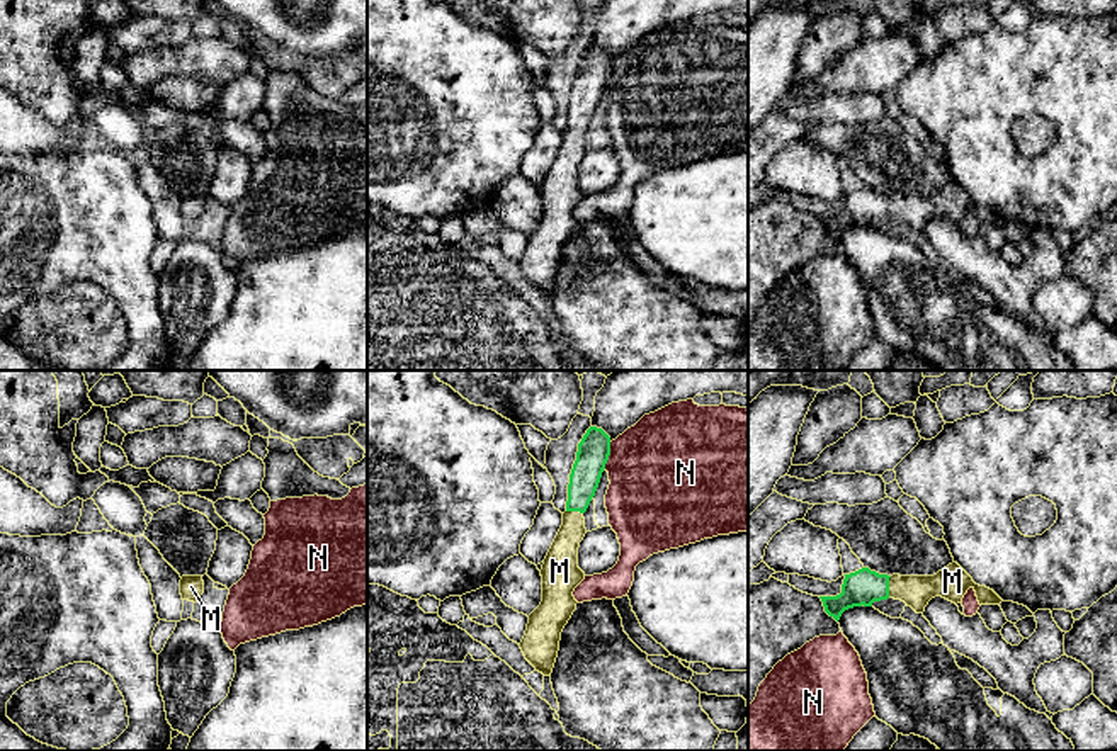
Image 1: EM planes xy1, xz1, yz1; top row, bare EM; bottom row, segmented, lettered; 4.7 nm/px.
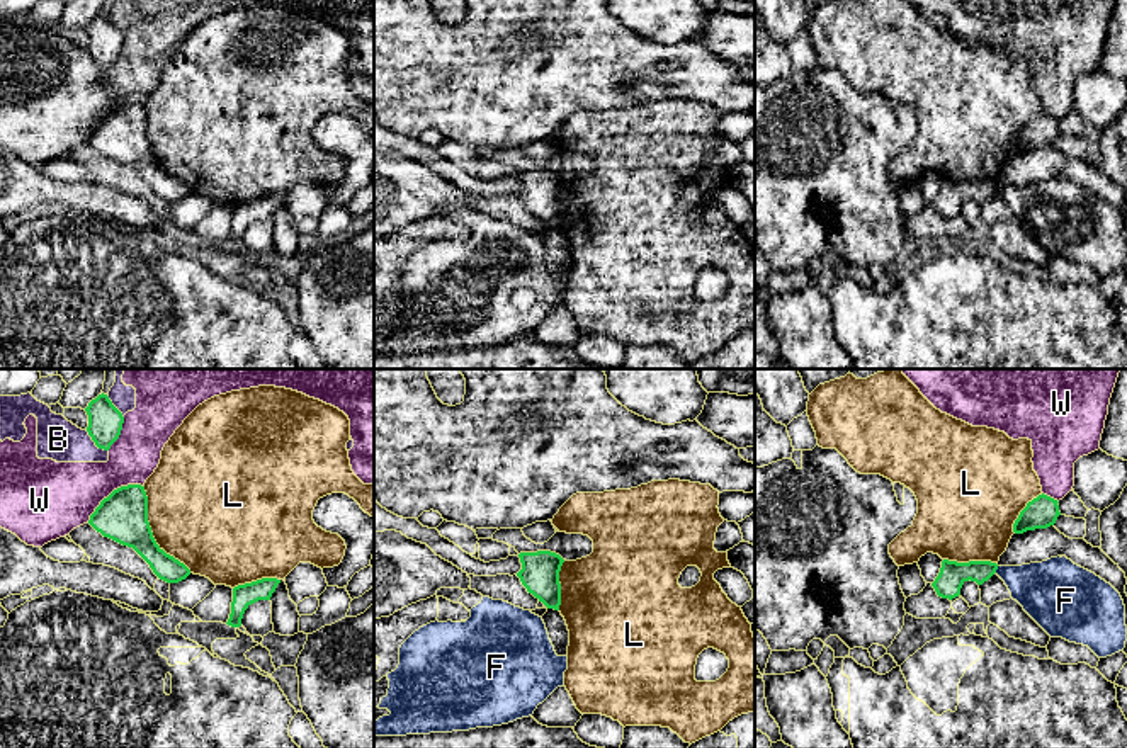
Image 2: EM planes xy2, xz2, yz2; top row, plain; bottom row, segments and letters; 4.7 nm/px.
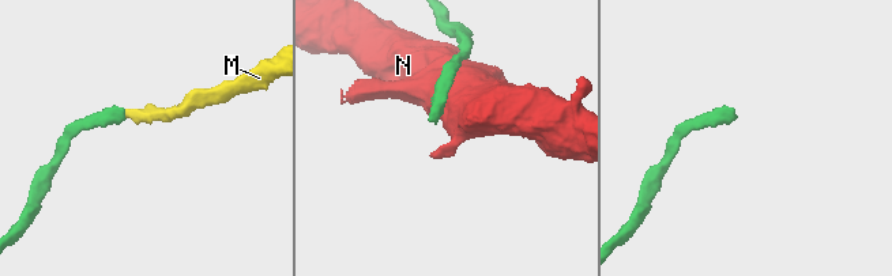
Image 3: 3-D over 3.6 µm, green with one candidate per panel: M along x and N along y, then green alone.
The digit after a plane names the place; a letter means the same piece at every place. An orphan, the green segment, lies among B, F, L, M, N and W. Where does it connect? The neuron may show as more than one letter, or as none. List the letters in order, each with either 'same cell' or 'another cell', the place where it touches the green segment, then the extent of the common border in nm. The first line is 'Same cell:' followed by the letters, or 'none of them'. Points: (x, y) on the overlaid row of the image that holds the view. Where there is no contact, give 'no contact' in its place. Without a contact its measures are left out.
Same cell: M
B: another cell | xy2 (96, 444) | 150 nm
F: another cell | yz2 (996, 568) | 40 nm
L: another cell | xy2 (150, 531) | 480 nm
M: same cell | yz1 (888, 587) | 110 nm
N: another cell | xz1 (607, 456) | 130 nm
W: another cell | xy2 (113, 492) | 320 nm

